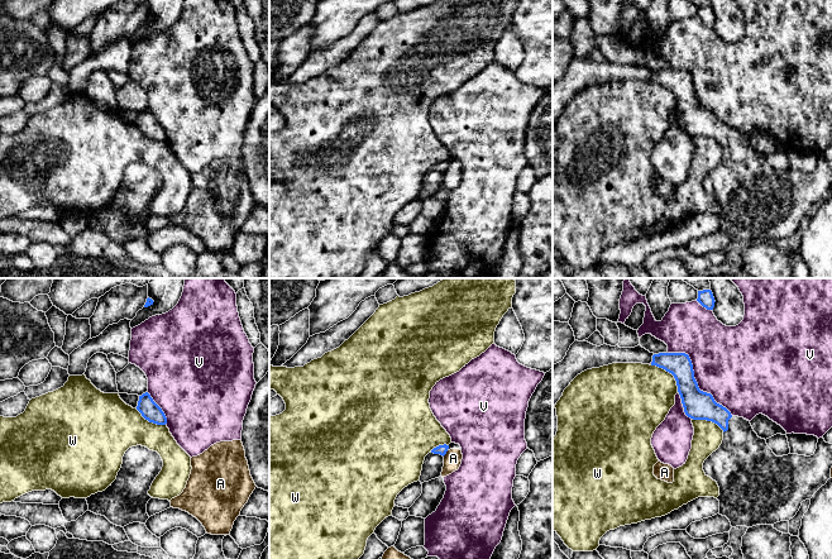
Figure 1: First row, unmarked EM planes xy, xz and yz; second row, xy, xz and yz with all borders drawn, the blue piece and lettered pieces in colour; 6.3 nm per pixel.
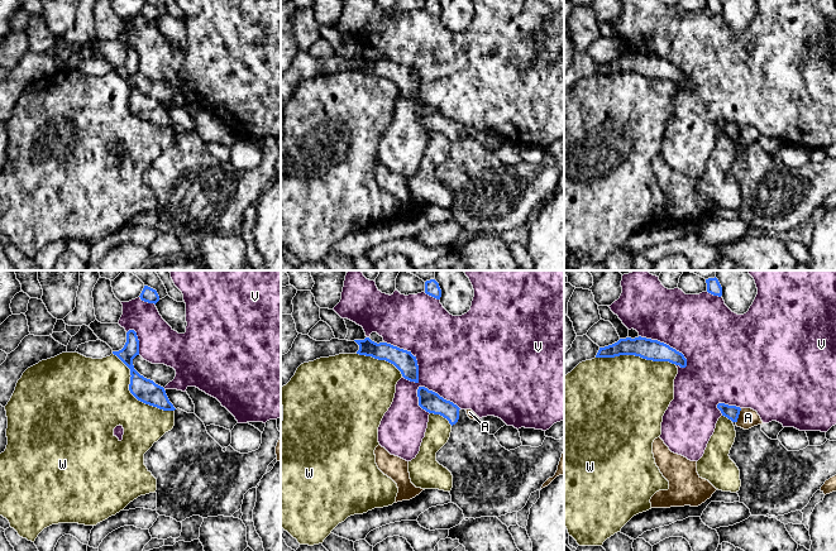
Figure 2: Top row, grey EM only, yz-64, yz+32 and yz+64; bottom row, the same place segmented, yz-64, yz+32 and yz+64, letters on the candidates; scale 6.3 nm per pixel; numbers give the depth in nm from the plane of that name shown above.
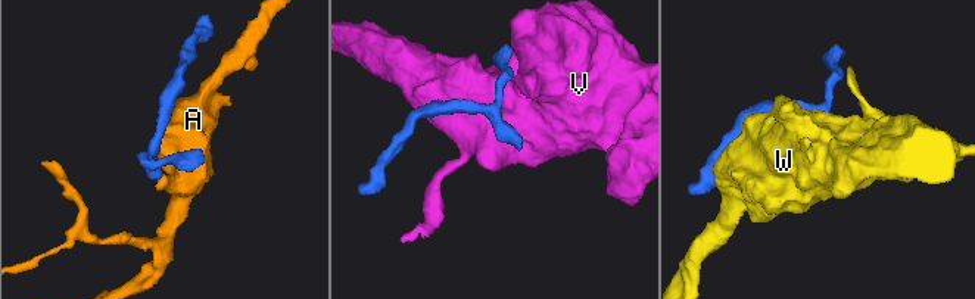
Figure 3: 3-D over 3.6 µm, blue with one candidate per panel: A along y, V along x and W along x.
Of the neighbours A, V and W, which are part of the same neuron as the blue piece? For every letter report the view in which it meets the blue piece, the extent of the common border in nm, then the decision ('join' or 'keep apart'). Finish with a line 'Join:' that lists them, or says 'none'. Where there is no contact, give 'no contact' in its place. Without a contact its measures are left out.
A: meets blue in xz; contact 50 nm long; keep apart
V: meets blue in yz; contact 600 nm long; keep apart
W: meets blue in yz; contact 240 nm long; keep apart
Join: none

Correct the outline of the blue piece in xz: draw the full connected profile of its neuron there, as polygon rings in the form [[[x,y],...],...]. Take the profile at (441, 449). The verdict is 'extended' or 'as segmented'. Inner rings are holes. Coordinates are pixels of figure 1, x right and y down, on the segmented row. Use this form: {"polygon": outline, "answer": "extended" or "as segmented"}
{"polygon": [[[446,444],[439,445],[425,457],[419,479],[421,483],[441,477],[444,455],[446,454],[448,449],[449,445]]], "answer": "extended"}

